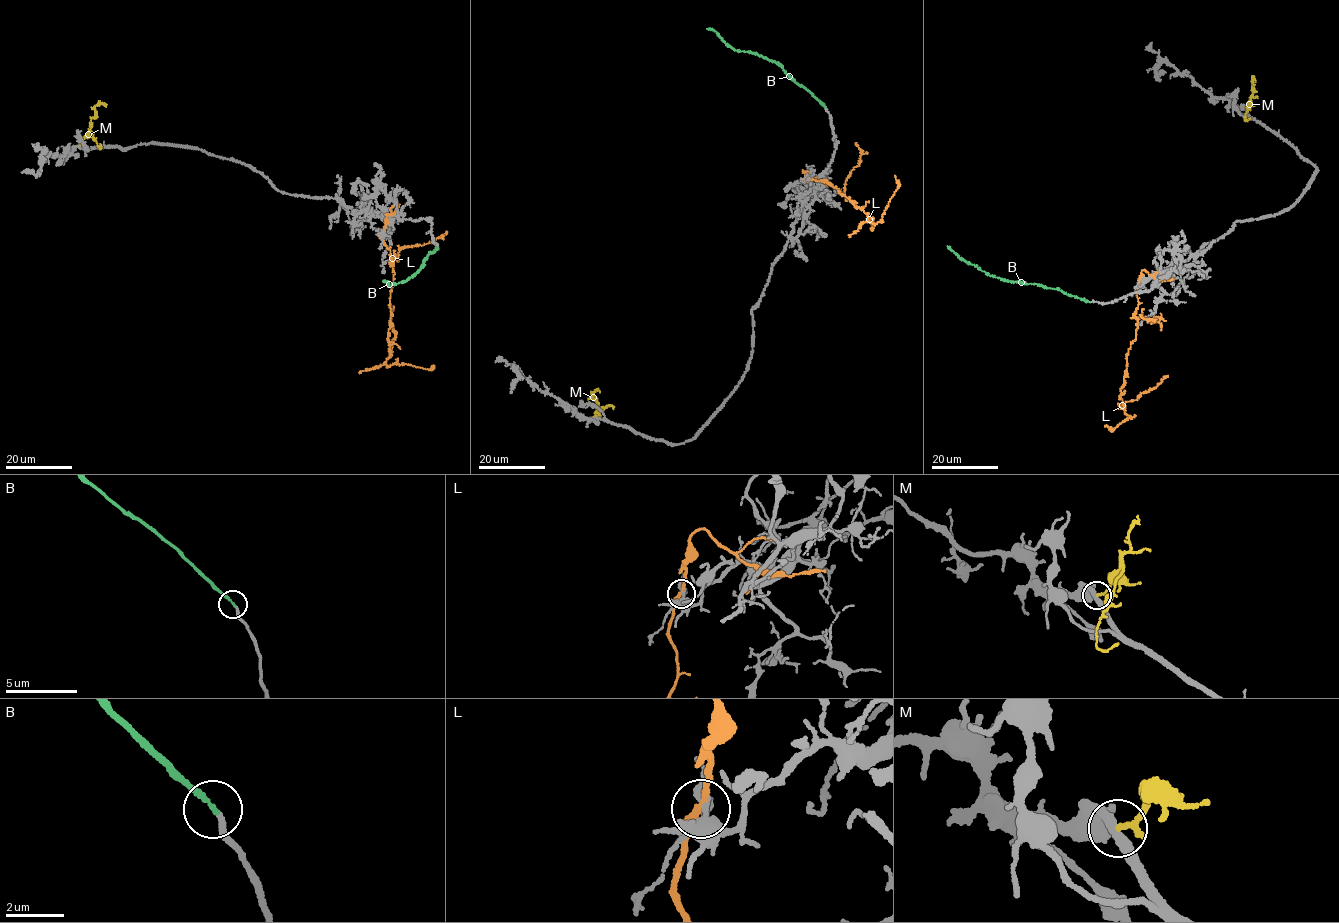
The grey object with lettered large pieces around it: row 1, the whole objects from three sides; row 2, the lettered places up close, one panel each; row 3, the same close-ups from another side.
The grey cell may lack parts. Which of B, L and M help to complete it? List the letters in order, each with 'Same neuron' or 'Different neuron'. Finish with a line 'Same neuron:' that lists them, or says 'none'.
B: Same neuron
L: Different neuron
M: Different neuron
Same neuron: B

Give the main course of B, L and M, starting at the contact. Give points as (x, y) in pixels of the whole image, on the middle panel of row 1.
B: (824, 106), (776, 62), (735, 50), (707, 28)
L: (806, 179), (835, 186), (872, 223), (881, 219), (898, 186), (895, 175)
M: (594, 417), (598, 408), (591, 397), (595, 390), (600, 392)

